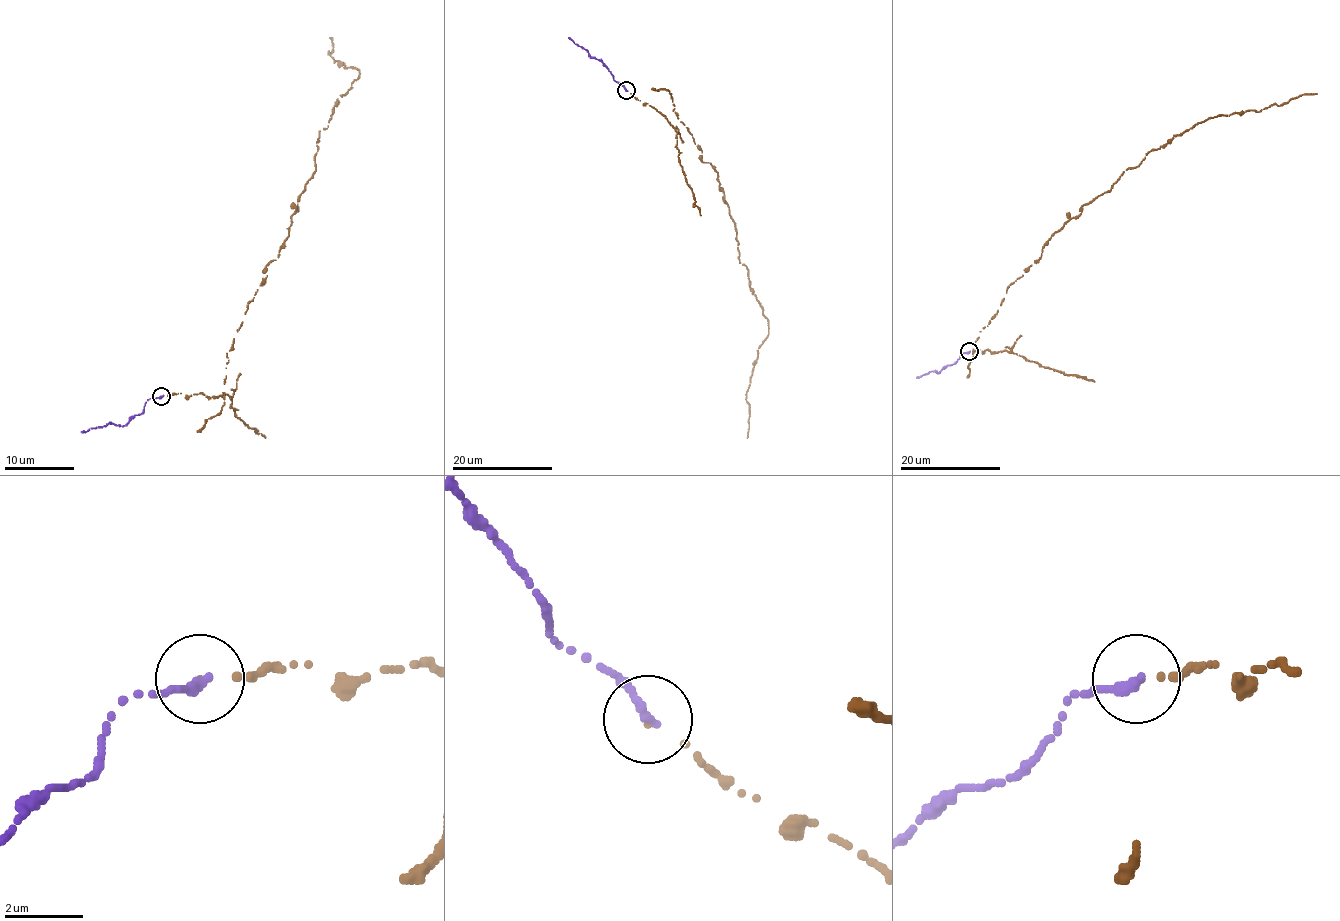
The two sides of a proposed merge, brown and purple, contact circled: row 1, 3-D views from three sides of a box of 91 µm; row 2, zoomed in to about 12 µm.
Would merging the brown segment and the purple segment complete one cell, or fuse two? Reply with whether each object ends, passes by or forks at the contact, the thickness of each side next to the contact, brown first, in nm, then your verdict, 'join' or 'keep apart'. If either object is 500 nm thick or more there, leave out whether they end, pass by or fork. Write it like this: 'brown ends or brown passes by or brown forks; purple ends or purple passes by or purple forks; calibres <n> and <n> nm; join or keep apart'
brown ends; purple ends; calibres 50 and 280 nm; join

